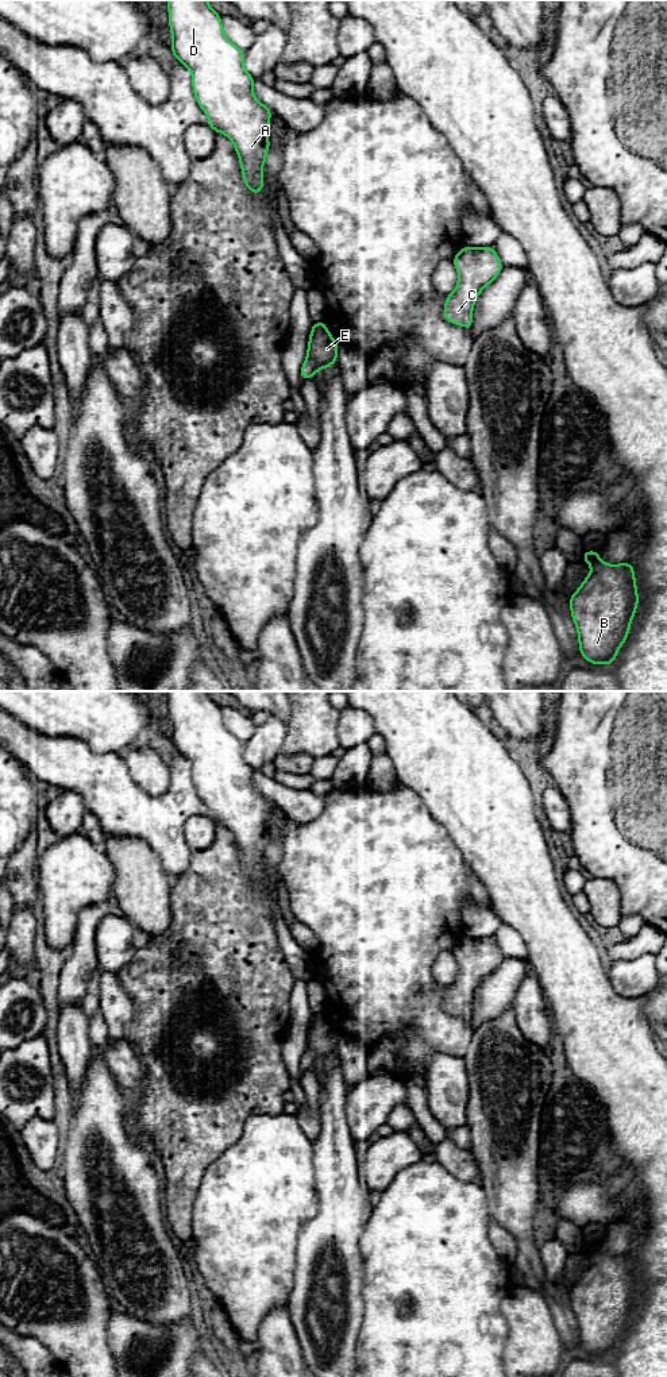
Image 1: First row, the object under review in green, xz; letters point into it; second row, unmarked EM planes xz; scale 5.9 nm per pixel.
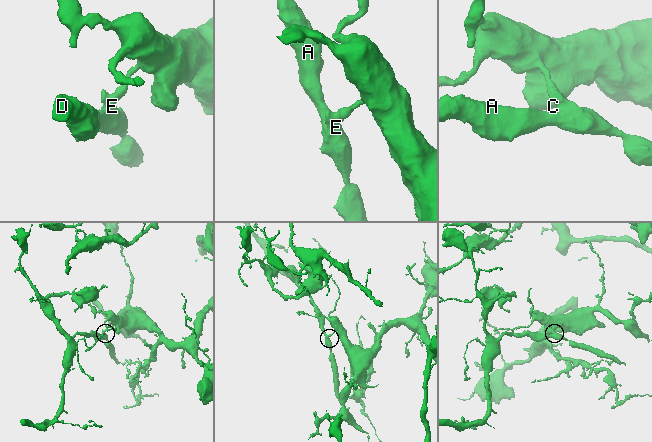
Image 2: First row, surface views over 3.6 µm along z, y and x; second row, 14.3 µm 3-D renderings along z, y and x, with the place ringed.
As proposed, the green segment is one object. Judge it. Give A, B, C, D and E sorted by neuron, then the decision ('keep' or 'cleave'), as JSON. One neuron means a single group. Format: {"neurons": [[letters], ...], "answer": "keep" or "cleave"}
{"neurons": [["A", "D", "E"], ["B", "C"]], "answer": "cleave"}

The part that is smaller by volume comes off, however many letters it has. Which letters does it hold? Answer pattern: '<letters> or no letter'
A, D, E

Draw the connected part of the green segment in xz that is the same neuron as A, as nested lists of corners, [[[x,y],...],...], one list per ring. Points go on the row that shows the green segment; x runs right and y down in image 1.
[[[169,0],[167,12],[171,54],[192,72],[193,93],[208,116],[207,126],[230,138],[239,158],[243,182],[252,194],[261,194],[265,185],[262,167],[271,146],[267,128],[274,112],[252,93],[255,78],[243,66],[244,50],[224,35],[221,15],[207,0]]]

